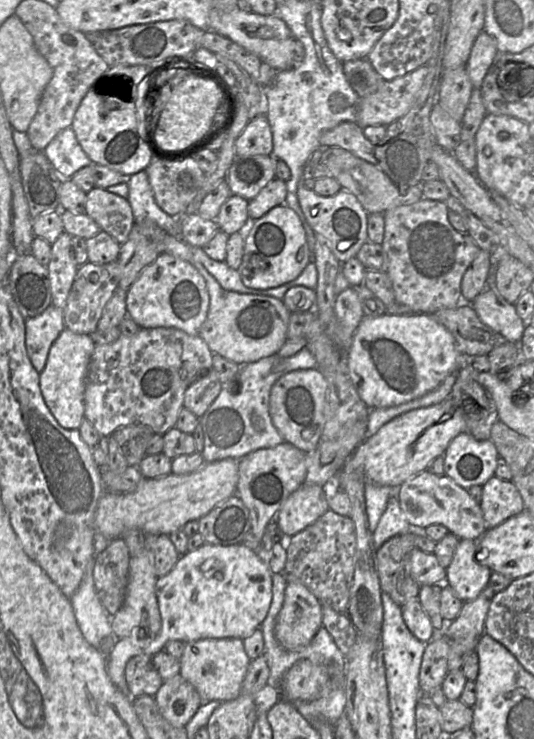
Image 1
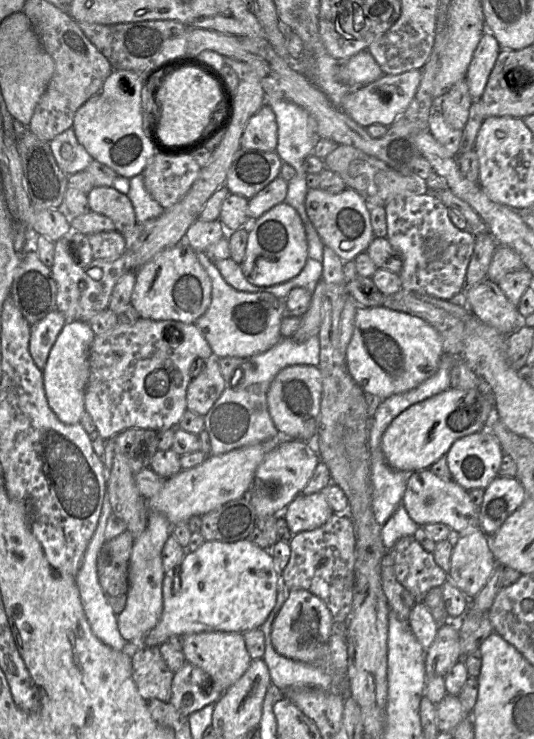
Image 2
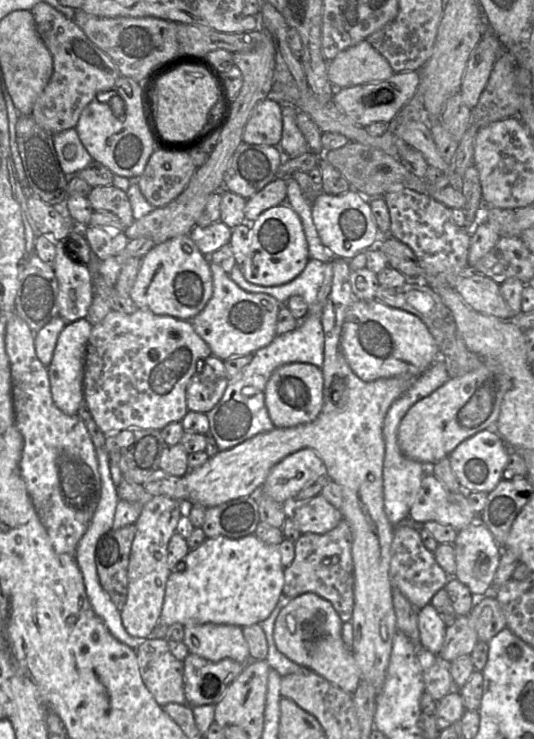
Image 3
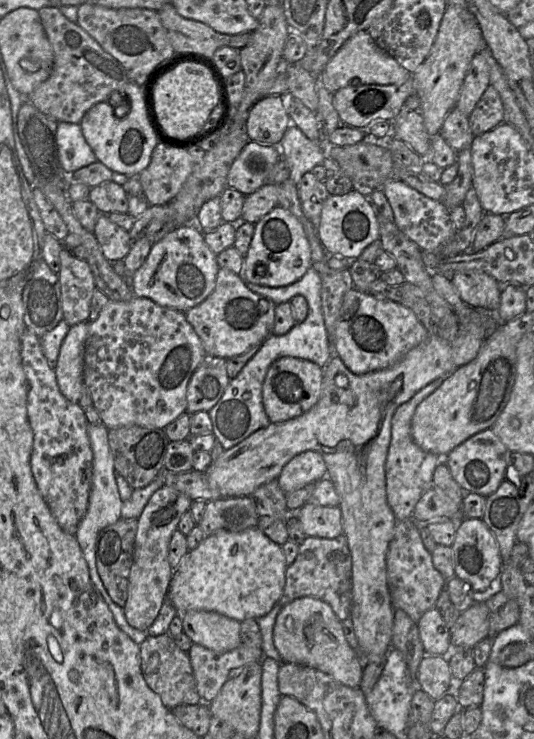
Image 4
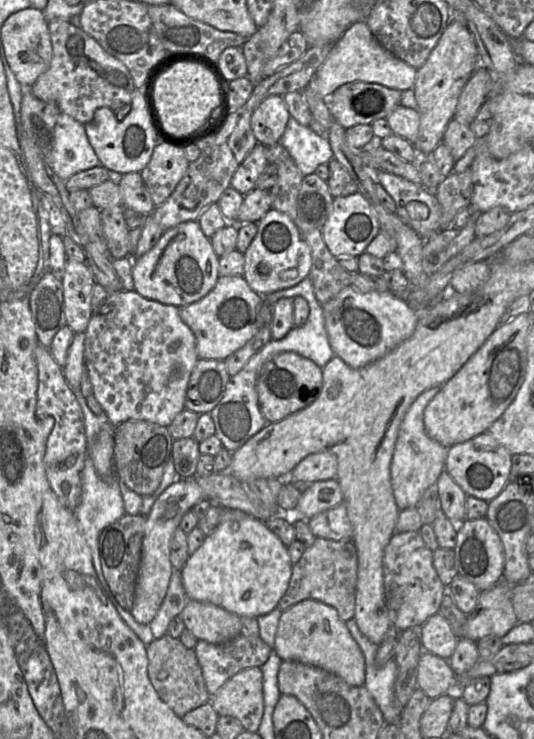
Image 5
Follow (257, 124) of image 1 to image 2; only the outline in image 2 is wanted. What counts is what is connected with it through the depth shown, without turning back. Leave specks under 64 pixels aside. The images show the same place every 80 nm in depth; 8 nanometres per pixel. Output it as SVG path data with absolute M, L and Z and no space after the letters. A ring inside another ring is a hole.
M264 104L248 121L240 138L241 148L275 152L278 141L276 116L268 104Z

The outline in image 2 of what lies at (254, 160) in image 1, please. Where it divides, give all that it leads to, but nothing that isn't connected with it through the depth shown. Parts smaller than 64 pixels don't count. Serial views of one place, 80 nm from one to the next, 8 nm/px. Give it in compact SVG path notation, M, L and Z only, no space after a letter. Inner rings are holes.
M239 148L227 172L225 186L231 194L251 199L280 175L282 164L276 152Z

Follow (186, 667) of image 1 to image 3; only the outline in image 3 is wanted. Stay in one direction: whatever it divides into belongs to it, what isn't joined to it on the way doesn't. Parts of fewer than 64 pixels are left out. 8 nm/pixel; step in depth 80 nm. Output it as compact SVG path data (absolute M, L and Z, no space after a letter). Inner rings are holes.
M226 624L183 625L184 640L189 653L211 662L230 658L239 663L248 663L250 653L242 628Z

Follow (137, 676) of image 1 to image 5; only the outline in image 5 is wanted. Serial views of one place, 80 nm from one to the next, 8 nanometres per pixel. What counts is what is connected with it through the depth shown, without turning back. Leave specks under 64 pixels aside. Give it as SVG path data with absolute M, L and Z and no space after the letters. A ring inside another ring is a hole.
M168 634L154 639L146 646L148 677L160 699L182 719L191 710L210 701L201 667L194 649L188 649L179 638Z

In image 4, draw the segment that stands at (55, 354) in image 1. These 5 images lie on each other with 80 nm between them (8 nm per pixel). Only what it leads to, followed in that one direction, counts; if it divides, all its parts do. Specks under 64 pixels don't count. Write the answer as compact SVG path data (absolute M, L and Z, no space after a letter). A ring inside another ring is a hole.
M89 322L69 328L54 366L58 387L70 402L79 401L84 382L85 341Z

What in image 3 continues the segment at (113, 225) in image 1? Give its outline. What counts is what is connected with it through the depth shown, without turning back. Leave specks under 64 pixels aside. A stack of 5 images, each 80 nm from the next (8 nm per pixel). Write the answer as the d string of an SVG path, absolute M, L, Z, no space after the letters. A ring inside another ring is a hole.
M114 185L93 187L87 198L94 211L114 213L125 227L133 223L134 218L127 193Z

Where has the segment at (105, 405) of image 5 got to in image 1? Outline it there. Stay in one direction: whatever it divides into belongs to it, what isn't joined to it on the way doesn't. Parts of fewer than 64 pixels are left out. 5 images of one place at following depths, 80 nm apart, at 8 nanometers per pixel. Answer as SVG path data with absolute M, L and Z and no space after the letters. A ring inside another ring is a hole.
M140 328L134 335L126 336L122 334L112 343L96 344L90 359L86 377L86 388L84 391L84 418L92 424L102 437L109 437L119 428L129 425L146 425L150 427L154 433L164 434L176 425L179 411L184 406L184 394L186 389L211 369L213 369L213 352L209 349L206 342L200 335L189 335L177 328Z

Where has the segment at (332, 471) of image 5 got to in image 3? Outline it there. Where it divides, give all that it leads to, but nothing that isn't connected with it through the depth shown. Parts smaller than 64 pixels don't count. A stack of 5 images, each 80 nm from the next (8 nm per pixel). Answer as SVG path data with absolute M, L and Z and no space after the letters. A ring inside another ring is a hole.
M303 448L278 462L261 490L275 501L291 502L308 483L323 474L326 469L321 458L313 449Z

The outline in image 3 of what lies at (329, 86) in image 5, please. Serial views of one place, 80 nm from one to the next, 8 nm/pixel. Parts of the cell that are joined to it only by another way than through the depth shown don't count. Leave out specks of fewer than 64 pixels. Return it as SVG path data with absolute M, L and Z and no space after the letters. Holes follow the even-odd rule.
M367 40L341 51L327 65L328 80L335 88L384 81L394 73L388 61Z

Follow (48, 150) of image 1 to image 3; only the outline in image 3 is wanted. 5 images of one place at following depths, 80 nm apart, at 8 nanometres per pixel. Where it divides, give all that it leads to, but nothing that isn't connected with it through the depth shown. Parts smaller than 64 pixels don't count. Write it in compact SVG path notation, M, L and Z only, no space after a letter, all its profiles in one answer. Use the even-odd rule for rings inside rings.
M75 128L66 129L55 134L53 145L60 167L68 177L75 176L93 161Z

